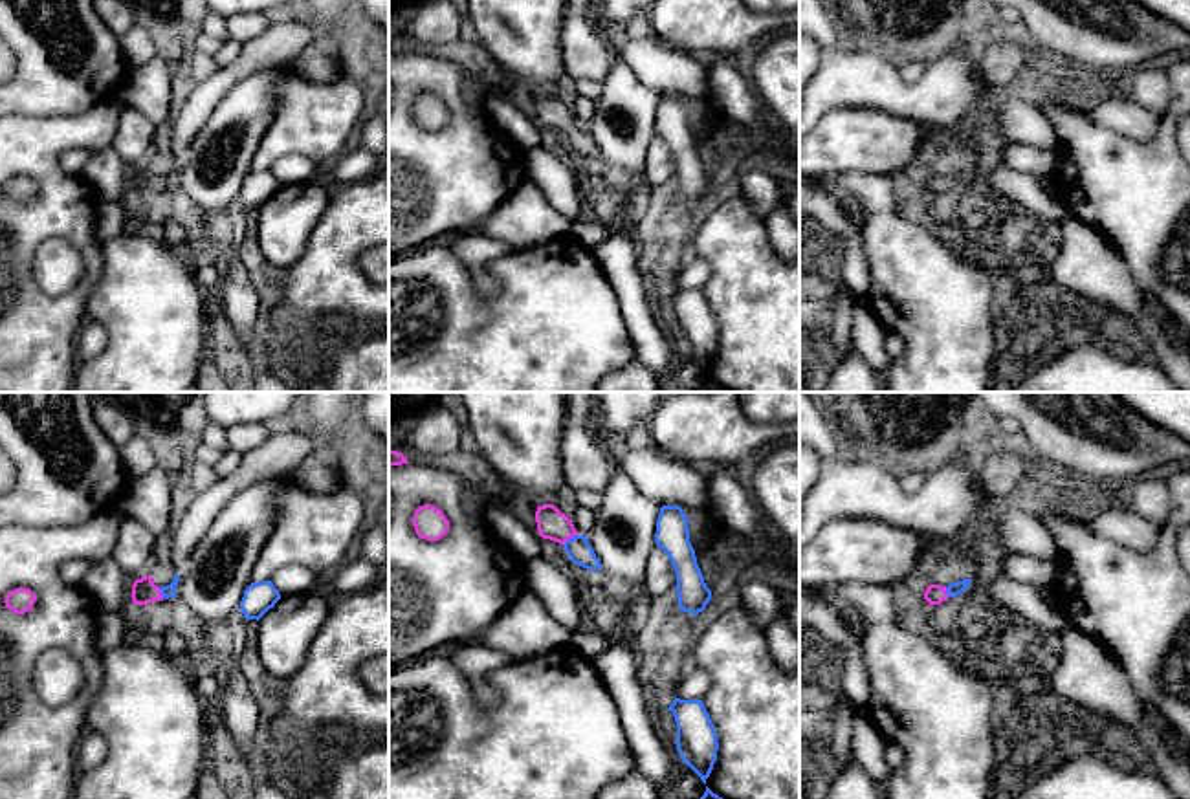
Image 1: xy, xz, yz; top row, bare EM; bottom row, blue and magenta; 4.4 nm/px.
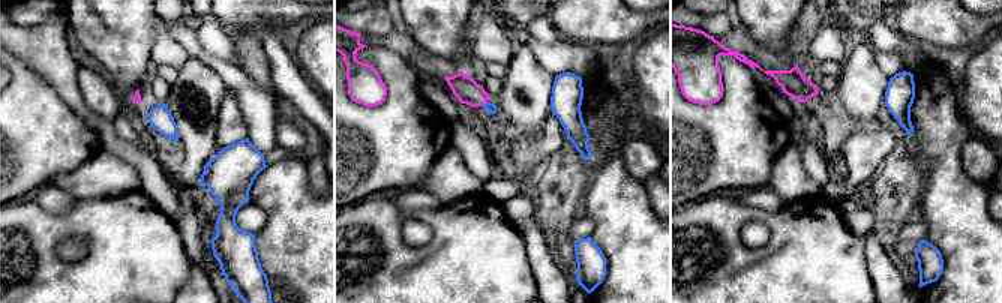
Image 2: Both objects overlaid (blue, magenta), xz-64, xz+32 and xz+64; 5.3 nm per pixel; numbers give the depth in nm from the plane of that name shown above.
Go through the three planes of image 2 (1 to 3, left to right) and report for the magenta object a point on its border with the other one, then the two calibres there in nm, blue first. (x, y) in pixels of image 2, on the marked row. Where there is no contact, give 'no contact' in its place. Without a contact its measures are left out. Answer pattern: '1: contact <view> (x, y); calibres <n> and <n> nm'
1: no contact
2: no contact
3: no contact

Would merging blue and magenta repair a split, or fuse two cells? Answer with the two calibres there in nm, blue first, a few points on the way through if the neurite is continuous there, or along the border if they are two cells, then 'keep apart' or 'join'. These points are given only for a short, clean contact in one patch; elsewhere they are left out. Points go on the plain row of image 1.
calibres 110 and 130 nm; way xz (578, 138), (569, 129), (552, 114); join

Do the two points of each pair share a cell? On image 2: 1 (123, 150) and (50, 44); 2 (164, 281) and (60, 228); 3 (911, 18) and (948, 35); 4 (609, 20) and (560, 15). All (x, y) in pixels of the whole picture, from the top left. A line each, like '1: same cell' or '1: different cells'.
1: same cell
2: same cell
3: same cell
4: same cell

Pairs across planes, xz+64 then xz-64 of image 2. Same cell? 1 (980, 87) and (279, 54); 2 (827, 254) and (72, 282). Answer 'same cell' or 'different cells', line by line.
1: different cells
2: same cell

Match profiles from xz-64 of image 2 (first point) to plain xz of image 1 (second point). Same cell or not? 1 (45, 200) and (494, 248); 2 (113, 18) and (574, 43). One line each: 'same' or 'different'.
1: same
2: different

